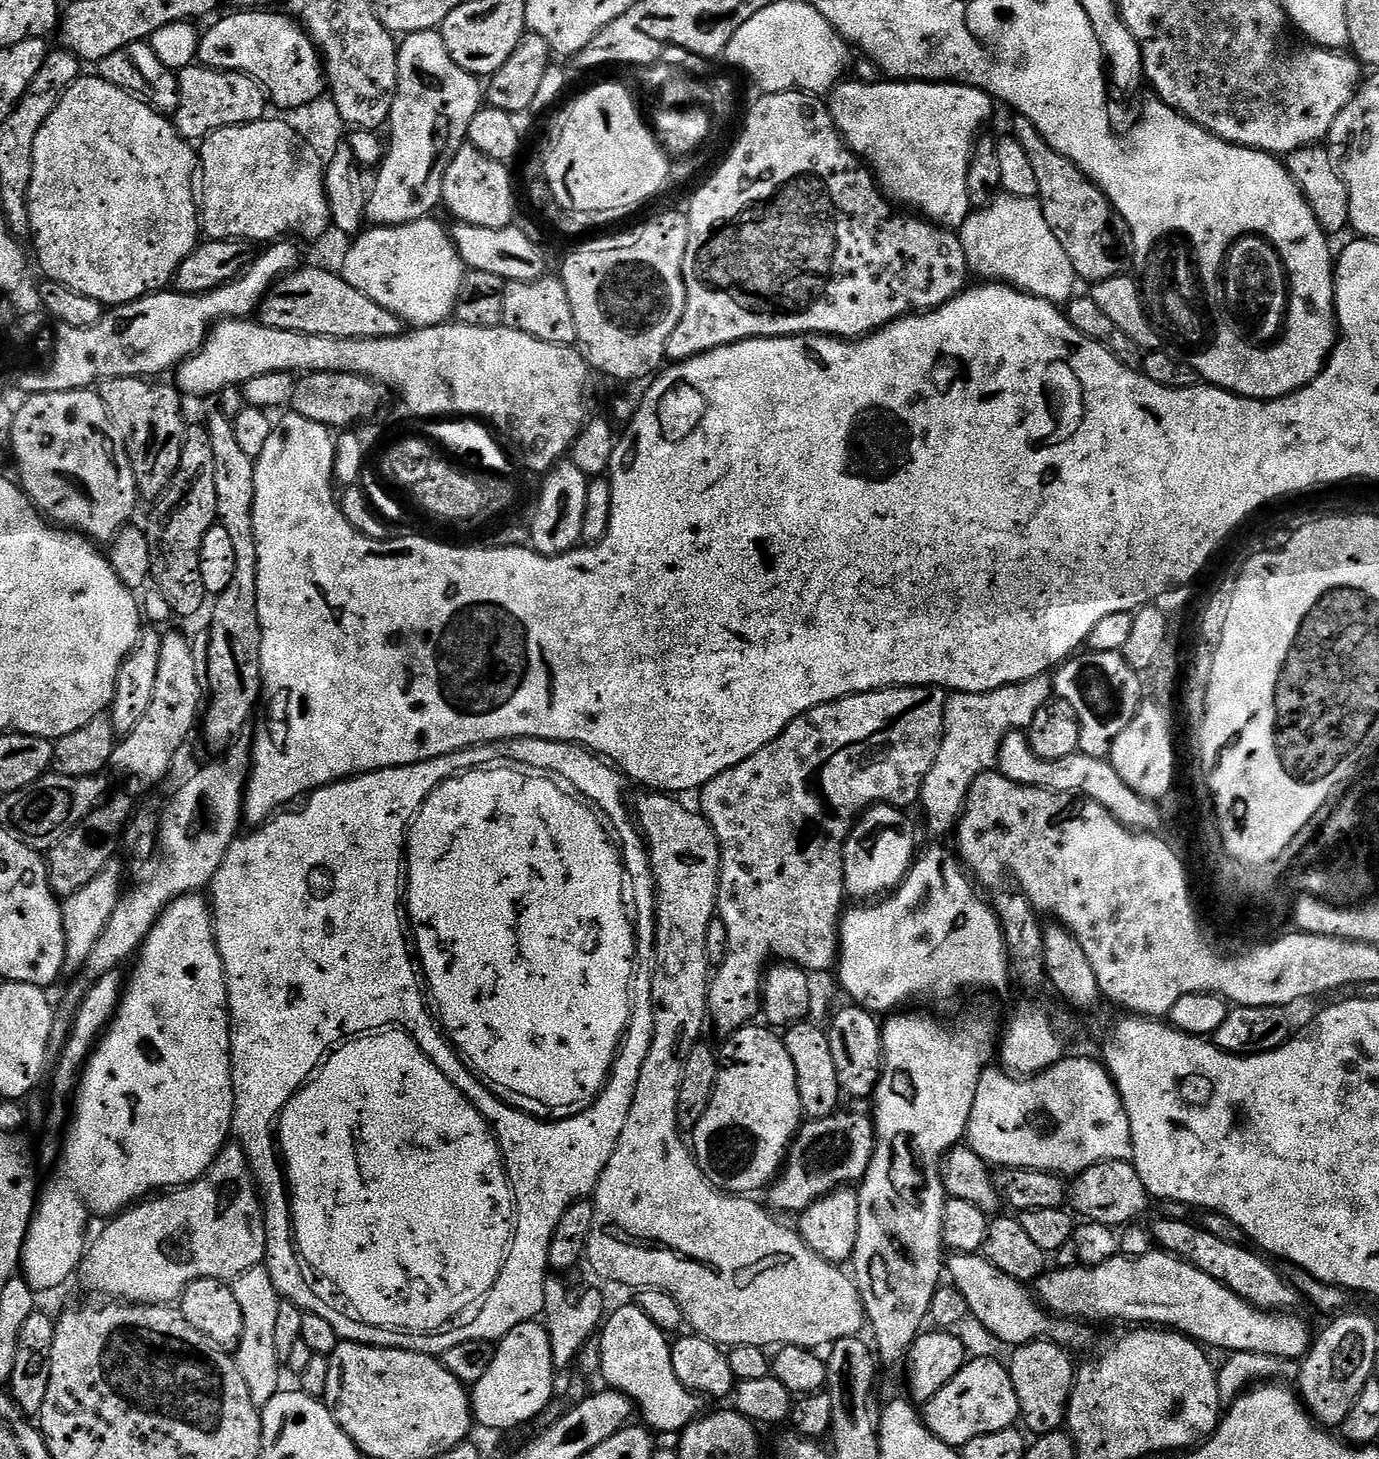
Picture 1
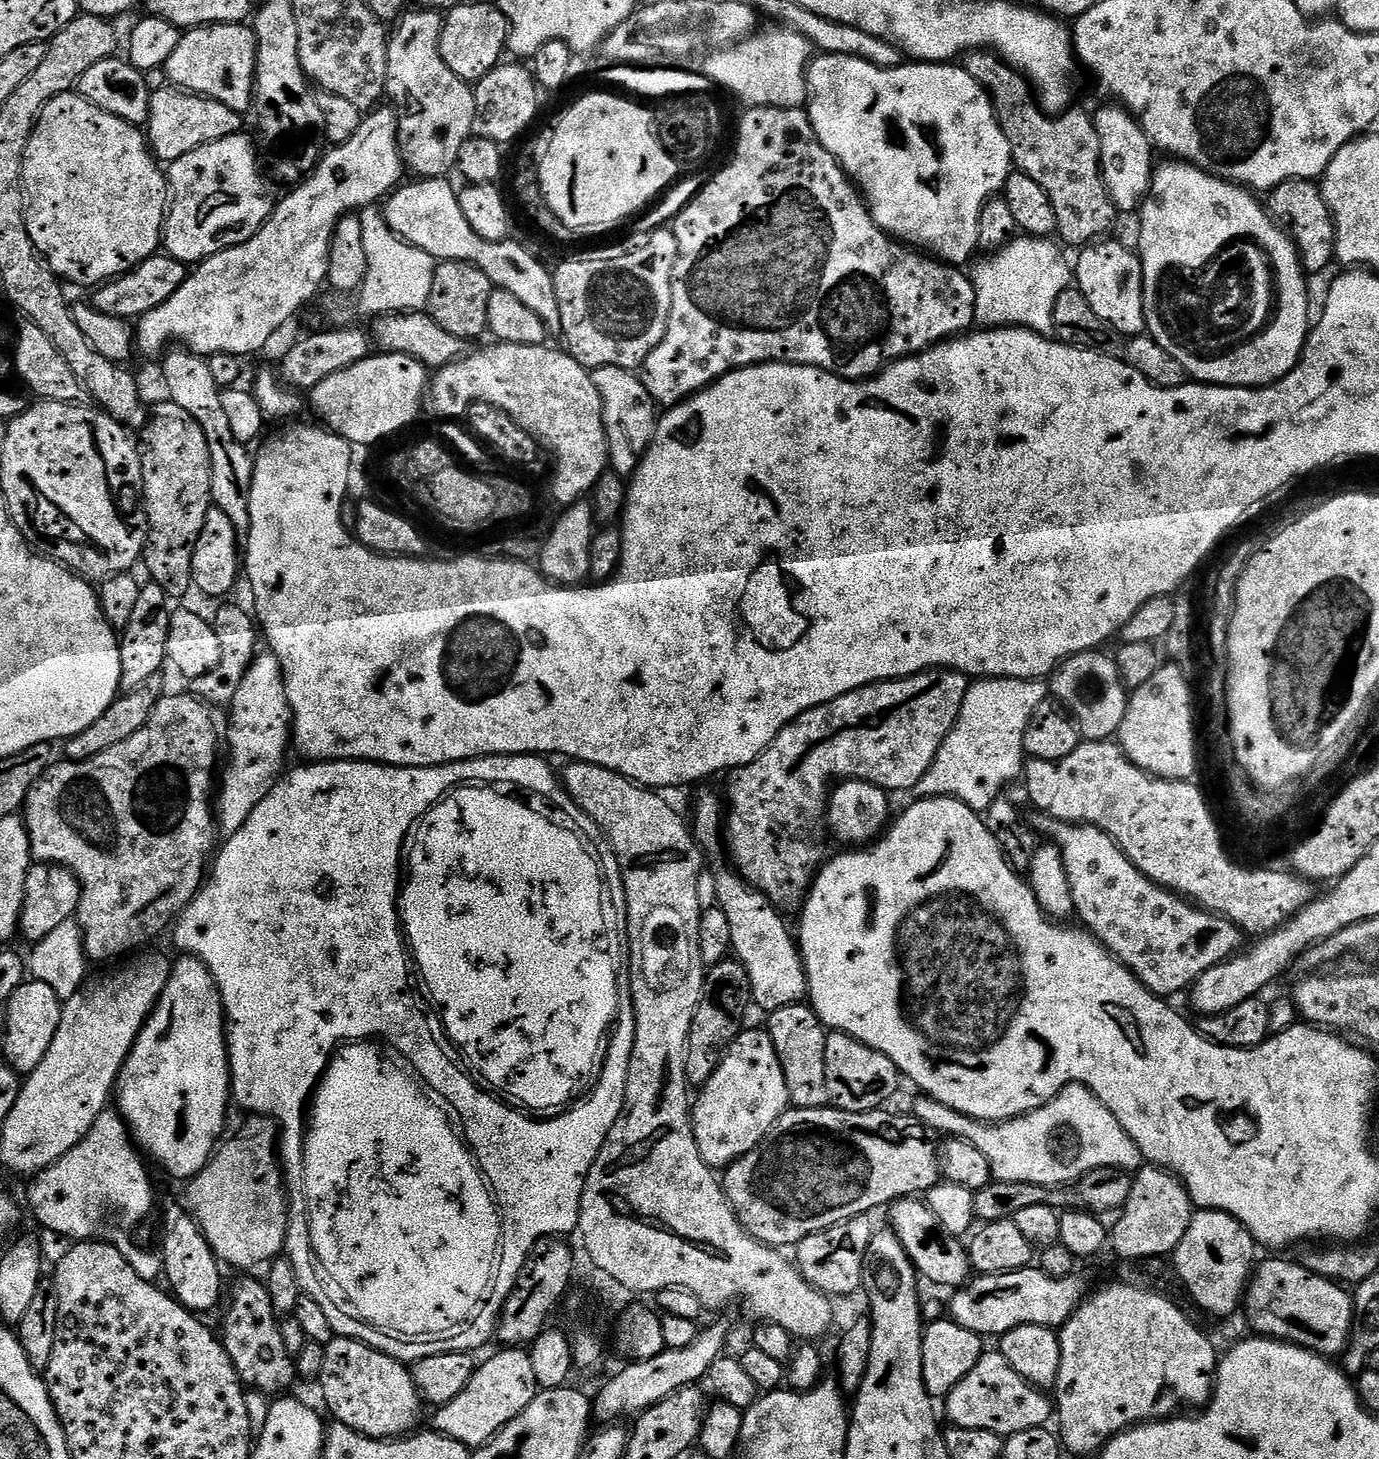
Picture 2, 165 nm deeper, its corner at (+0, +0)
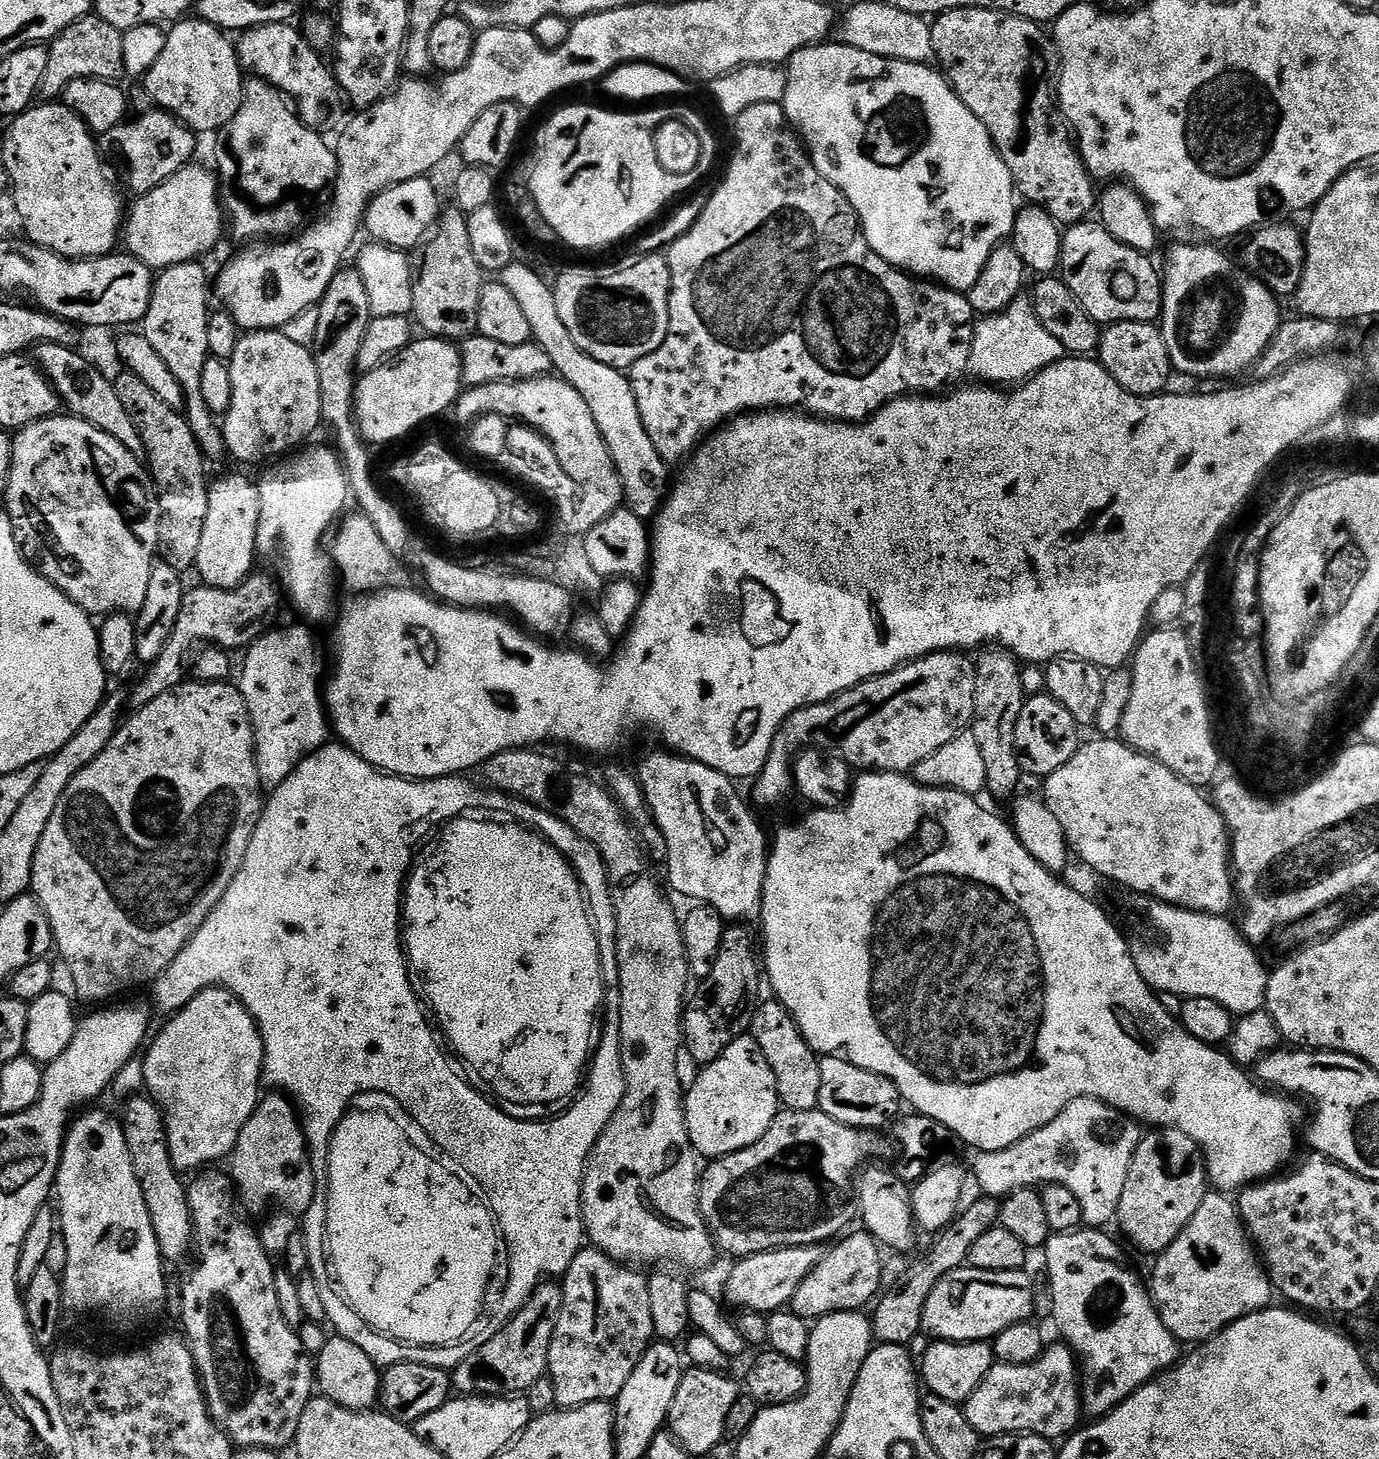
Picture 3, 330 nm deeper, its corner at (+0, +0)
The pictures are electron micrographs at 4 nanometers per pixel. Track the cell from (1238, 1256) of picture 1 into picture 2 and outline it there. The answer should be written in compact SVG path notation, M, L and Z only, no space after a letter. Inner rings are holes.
M1292 1260L1259 1261L1242 1303L1249 1329L1270 1340L1283 1340L1285 1344L1319 1352L1325 1358L1339 1357L1352 1338L1353 1293L1345 1285L1322 1278L1304 1264Z

